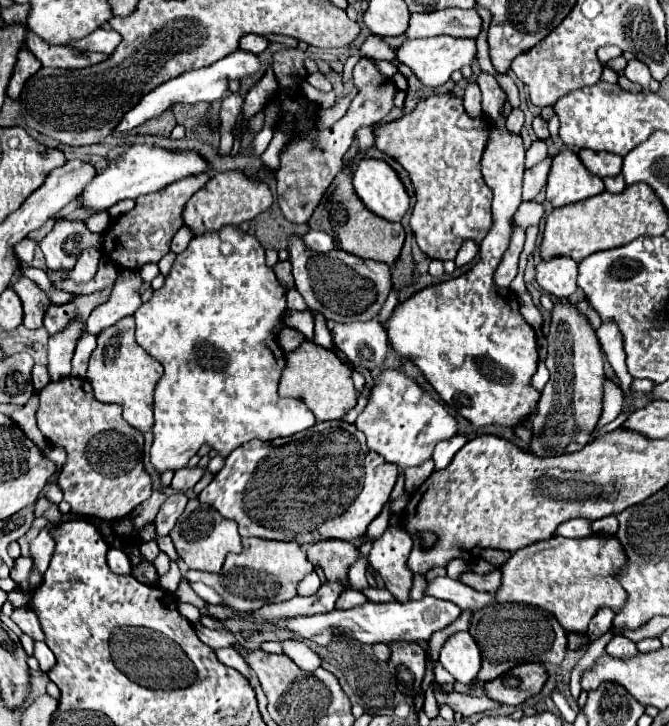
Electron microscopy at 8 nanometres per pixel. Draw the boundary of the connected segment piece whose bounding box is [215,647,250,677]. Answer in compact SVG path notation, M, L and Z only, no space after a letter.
M232 647L220 648L215 651L218 660L228 667L234 667L236 671L240 671L244 677L250 675L250 667L246 665L246 661L232 649Z

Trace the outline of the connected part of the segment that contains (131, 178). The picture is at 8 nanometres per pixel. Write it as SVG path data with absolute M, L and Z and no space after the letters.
M134 145L132 149L130 147L124 149L116 161L110 161L102 171L98 171L76 199L80 201L80 207L84 211L104 211L122 199L136 199L144 193L164 189L164 185L170 185L172 181L178 181L182 177L200 175L202 171L206 171L206 167L208 163L198 153L192 151L174 153L174 151L164 151L160 147Z

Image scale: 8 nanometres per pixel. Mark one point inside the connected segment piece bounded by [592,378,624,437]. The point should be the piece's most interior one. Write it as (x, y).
(613, 398)

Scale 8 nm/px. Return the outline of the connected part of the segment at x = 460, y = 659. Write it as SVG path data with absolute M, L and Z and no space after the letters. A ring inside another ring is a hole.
M456 633L446 639L439 653L440 665L452 673L458 683L470 683L480 671L480 651L470 633Z

